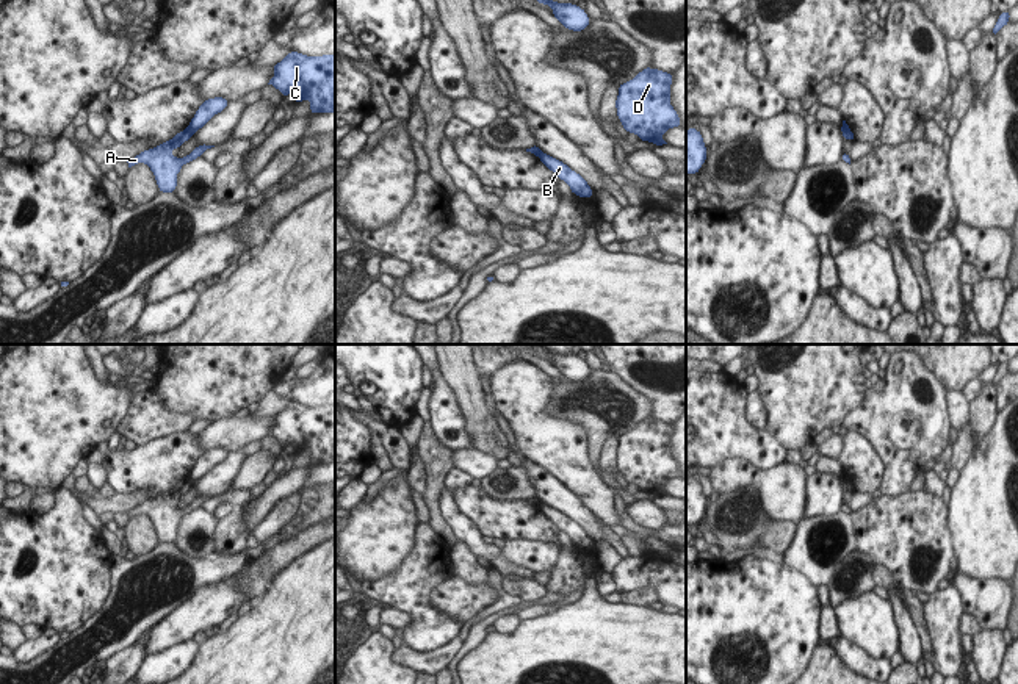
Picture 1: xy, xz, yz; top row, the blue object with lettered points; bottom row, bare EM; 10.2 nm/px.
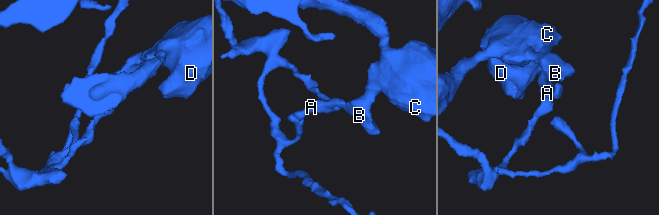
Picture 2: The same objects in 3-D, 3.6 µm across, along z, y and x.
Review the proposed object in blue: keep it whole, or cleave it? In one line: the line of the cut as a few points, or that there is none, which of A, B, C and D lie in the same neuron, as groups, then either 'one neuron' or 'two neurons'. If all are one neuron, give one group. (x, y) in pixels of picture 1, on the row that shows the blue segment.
xy (187, 129), (193, 133) | A / B C D | two neurons

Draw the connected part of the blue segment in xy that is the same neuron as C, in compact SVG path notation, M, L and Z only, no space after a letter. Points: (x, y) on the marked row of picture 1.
M291 50L273 67L276 74L268 85L279 89L282 97L293 94L294 103L301 103L304 99L307 99L310 102L312 114L335 111L335 55L307 56Z

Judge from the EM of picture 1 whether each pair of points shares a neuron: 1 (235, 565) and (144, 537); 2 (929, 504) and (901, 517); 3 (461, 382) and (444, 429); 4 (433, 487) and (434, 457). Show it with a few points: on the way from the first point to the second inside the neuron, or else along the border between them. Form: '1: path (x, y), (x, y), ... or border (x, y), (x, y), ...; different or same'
1: border (158, 542), (137, 558); different
2: path (923, 511), (916, 517), (907, 517); same
3: border (439, 365), (444, 382), (453, 392), (467, 432); different
4: path (434, 479), (434, 465); same

